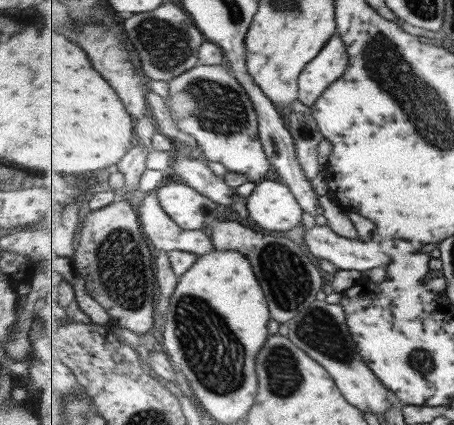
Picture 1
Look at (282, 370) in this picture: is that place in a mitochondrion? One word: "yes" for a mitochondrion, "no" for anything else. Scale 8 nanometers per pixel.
yes

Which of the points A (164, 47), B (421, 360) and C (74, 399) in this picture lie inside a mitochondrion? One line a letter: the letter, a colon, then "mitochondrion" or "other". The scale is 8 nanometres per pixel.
A: mitochondrion
B: mitochondrion
C: other

